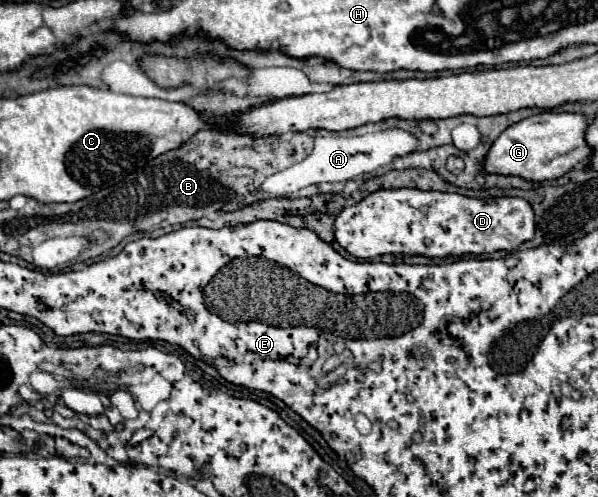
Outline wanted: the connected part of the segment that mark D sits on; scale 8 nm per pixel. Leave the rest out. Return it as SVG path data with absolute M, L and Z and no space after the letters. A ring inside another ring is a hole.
M400 188L400 189L379 189L375 193L371 193L369 197L365 197L363 201L359 201L357 205L345 207L337 219L335 219L335 241L351 255L361 257L361 259L373 259L385 253L393 253L393 255L425 255L425 257L449 257L449 255L481 255L481 253L493 253L493 251L513 251L517 249L521 243L533 239L535 235L535 215L531 205L521 199L521 197L495 197L495 199L475 199L475 197L465 197L459 193L441 193L441 191L421 191L421 189L414 188Z

